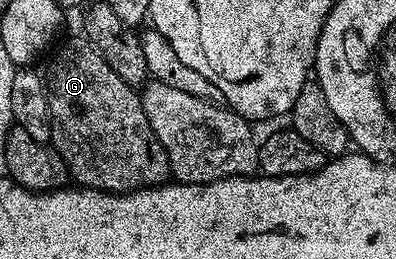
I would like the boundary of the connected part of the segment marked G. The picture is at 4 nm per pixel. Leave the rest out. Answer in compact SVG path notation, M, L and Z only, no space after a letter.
M80 41L67 47L45 71L47 104L51 110L51 138L53 150L67 166L70 178L79 187L92 187L94 191L112 191L122 195L128 191L139 191L142 187L158 187L172 178L171 162L157 137L149 117L145 117L140 92L130 87L101 57L90 43Z

